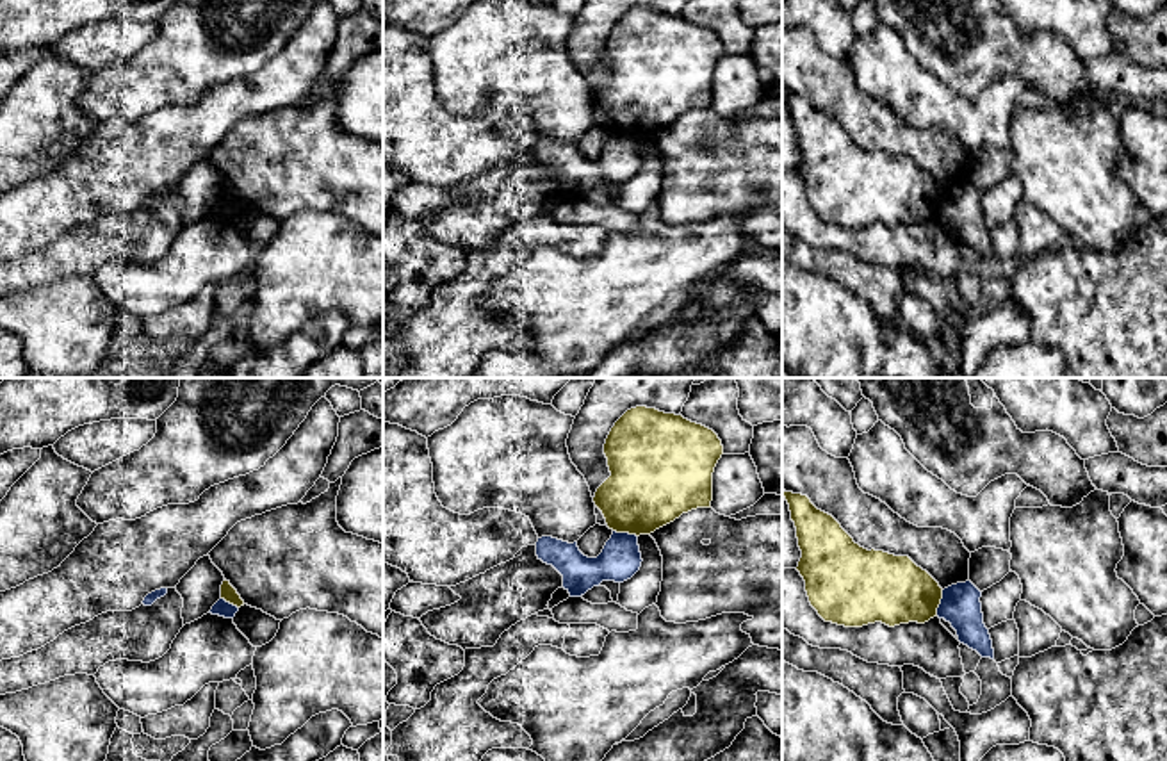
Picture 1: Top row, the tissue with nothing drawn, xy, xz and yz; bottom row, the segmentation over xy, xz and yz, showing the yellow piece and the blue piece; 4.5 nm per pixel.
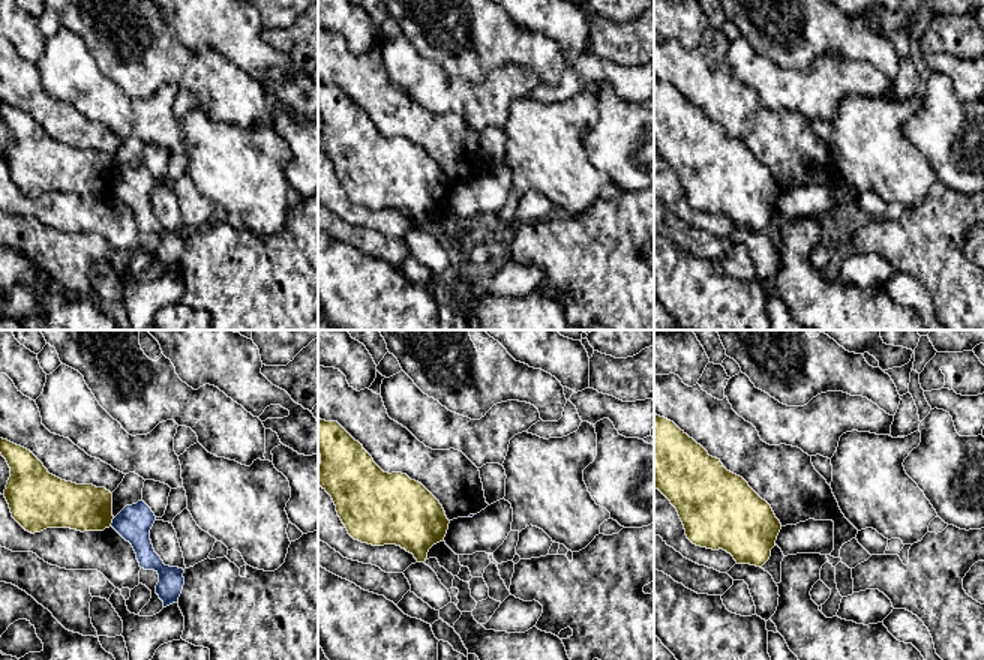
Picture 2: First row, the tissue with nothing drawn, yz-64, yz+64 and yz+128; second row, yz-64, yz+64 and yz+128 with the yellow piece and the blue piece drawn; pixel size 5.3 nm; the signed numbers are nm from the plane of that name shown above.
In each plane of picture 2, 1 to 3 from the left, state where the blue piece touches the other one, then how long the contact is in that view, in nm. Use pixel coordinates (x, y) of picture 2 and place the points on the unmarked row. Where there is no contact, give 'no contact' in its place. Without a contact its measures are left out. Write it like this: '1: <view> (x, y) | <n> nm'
1: yz-64 (111, 186) | 50 nm
2: no contact
3: no contact

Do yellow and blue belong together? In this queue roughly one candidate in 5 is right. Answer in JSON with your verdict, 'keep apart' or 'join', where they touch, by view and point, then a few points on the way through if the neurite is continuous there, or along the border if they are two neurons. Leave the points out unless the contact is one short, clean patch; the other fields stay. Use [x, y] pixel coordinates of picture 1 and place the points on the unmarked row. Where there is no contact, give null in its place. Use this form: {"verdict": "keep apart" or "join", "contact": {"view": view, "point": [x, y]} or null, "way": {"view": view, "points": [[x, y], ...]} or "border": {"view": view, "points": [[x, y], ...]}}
{"verdict": "keep apart", "contact": {"view": "yz", "point": [939, 204]}, "border": {"view": "yz", "points": [[943, 191], [936, 216]]}}

